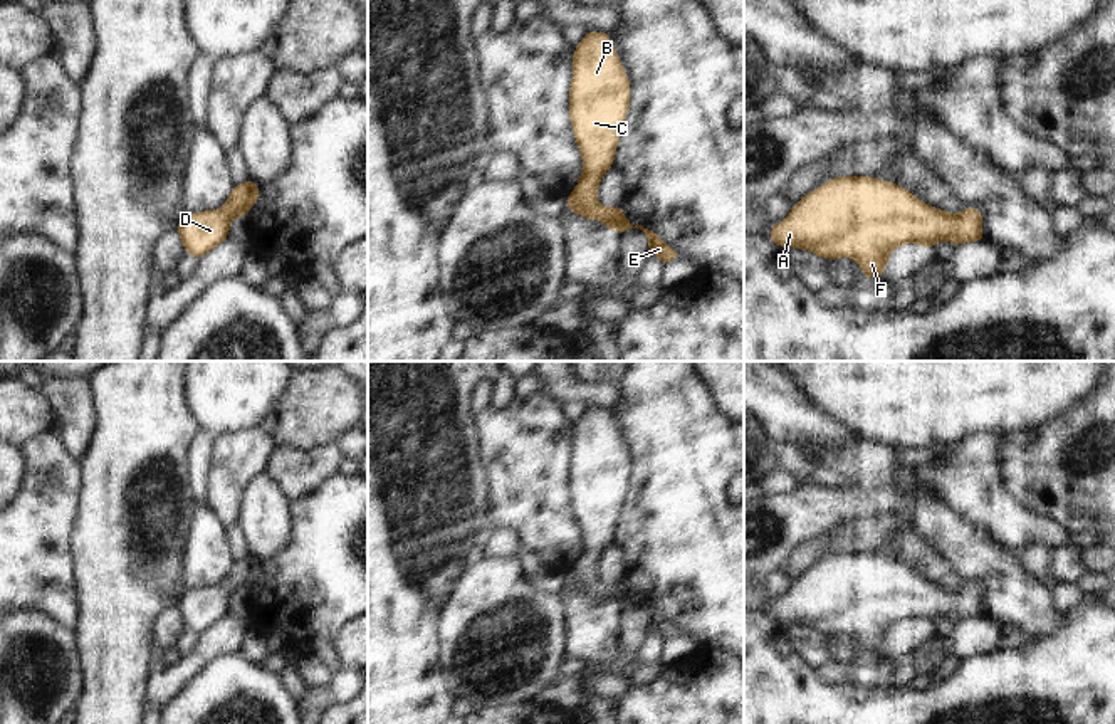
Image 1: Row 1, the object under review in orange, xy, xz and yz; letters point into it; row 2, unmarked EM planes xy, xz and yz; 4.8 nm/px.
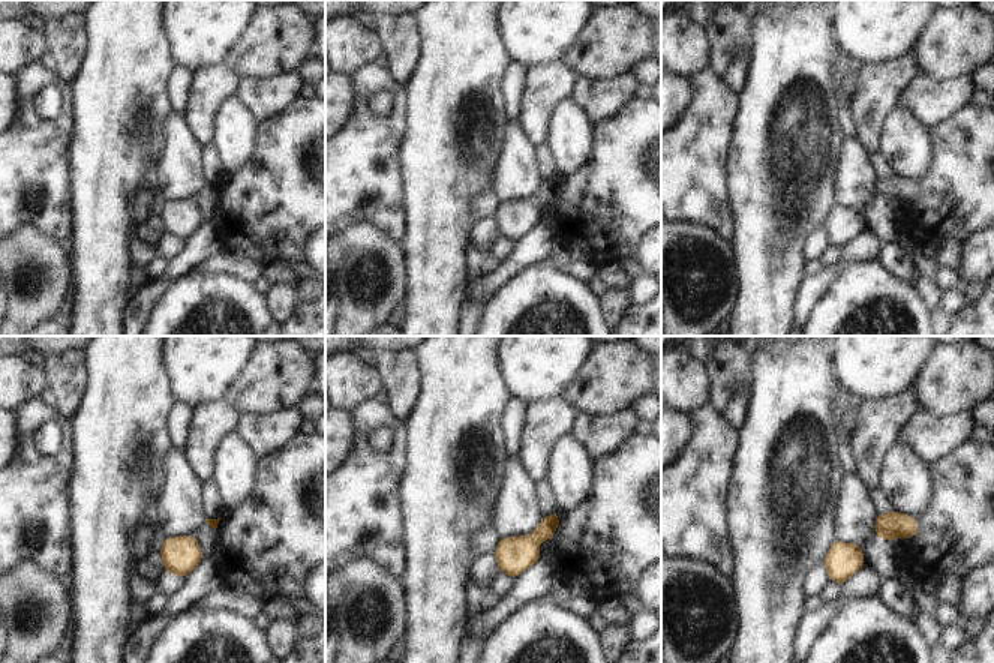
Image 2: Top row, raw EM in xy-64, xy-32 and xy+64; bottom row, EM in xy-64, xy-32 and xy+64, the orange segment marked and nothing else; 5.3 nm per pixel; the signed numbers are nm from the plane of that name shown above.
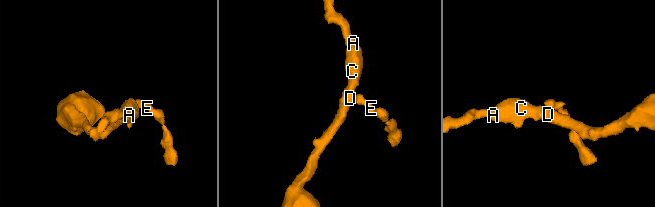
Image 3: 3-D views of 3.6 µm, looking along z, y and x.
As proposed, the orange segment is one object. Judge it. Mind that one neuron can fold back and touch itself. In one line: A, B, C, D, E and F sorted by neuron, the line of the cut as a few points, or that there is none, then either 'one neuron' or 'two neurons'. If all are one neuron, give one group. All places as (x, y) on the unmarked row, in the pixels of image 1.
A B C D E F; no cut; one neuron

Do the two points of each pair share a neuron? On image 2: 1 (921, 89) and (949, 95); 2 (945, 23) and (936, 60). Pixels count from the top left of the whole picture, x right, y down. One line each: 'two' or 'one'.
1: one
2: one

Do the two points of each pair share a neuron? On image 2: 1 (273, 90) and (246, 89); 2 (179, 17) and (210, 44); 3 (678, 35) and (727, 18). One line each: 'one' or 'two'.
1: one
2: one
3: two

